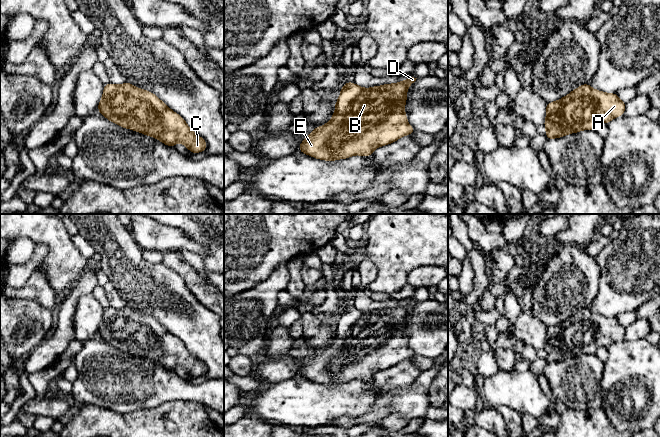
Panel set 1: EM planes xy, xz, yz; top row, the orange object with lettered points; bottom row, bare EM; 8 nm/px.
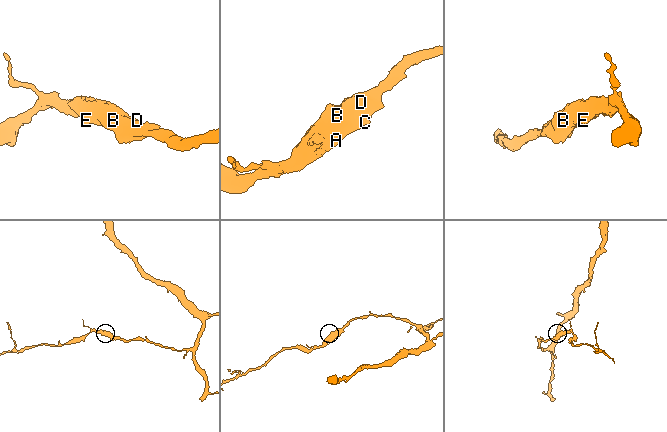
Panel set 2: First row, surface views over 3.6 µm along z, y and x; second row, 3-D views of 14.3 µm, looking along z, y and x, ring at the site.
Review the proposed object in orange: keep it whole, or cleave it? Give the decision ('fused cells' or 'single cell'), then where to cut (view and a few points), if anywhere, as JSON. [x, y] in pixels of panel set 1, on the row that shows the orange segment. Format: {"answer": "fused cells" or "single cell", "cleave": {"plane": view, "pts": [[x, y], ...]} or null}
{"answer": "single cell", "cleave": null}

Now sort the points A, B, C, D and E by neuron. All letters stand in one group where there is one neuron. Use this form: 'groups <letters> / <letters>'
groups A B C D E

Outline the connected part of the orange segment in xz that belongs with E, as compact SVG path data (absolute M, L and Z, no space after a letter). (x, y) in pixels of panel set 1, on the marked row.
M417 78L362 88L349 81L341 87L330 121L313 128L299 151L316 159L336 161L354 155L368 157L380 146L414 133L404 107L408 87Z

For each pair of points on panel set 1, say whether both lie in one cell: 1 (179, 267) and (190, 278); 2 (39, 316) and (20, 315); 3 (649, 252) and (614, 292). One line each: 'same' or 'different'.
1: same
2: same
3: same

